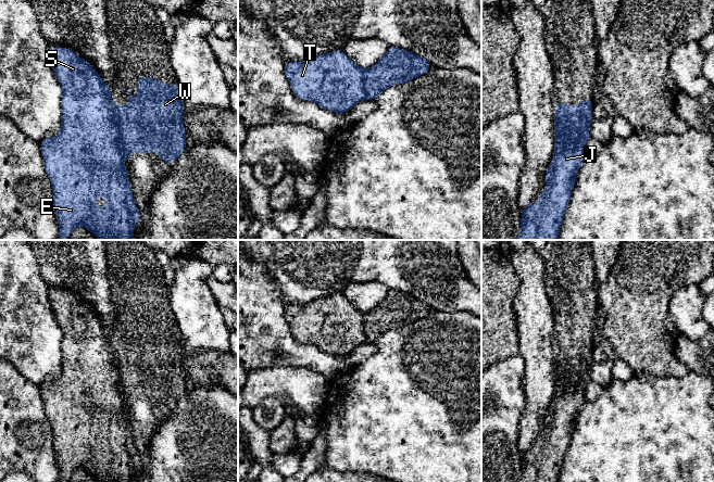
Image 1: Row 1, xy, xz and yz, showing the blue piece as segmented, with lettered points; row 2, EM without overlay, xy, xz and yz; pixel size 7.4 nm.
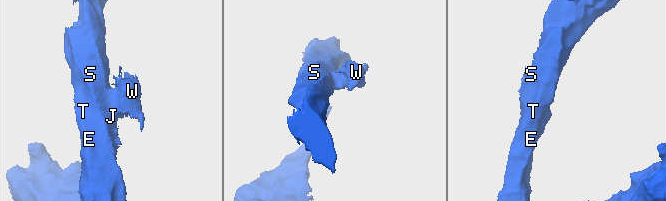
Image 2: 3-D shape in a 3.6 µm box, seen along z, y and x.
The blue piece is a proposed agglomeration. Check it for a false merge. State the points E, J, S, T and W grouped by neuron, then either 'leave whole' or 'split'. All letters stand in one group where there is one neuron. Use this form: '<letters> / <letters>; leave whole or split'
E J S T / W; split

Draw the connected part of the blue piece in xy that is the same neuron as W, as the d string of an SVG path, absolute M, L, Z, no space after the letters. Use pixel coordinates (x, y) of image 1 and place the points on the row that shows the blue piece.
M135 77L138 100L133 101L128 89L128 103L120 109L120 150L127 160L133 152L160 152L162 163L175 164L186 149L186 130L183 125L184 93L179 84L164 85L153 77Z

